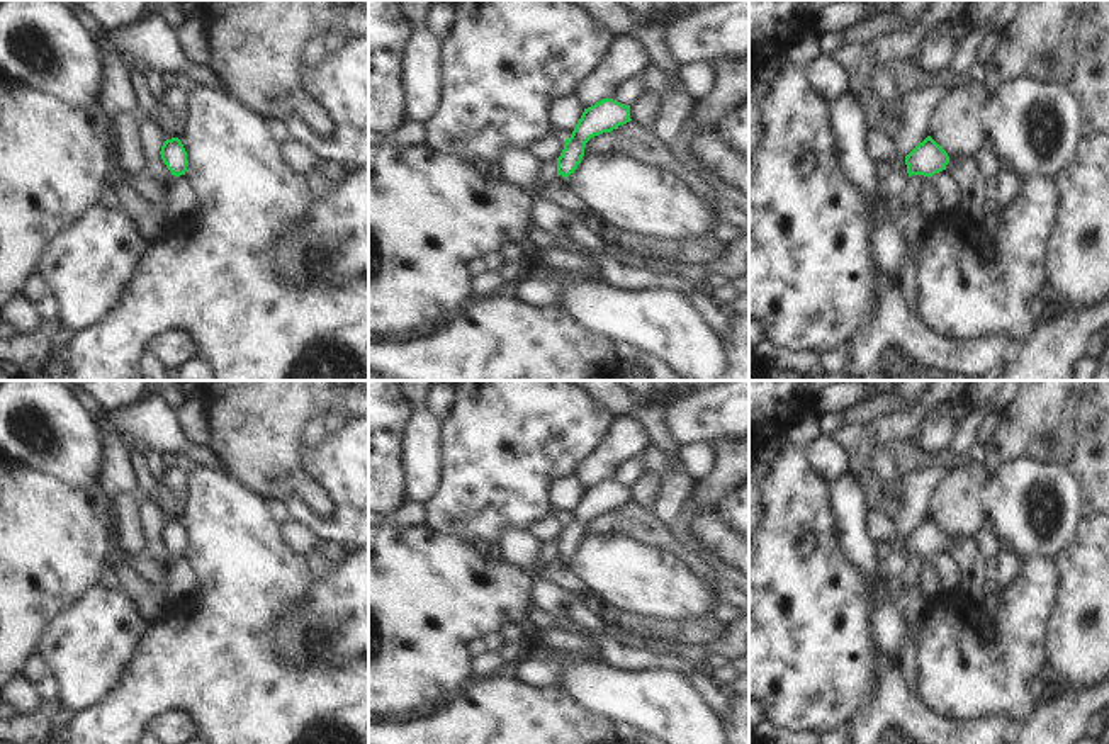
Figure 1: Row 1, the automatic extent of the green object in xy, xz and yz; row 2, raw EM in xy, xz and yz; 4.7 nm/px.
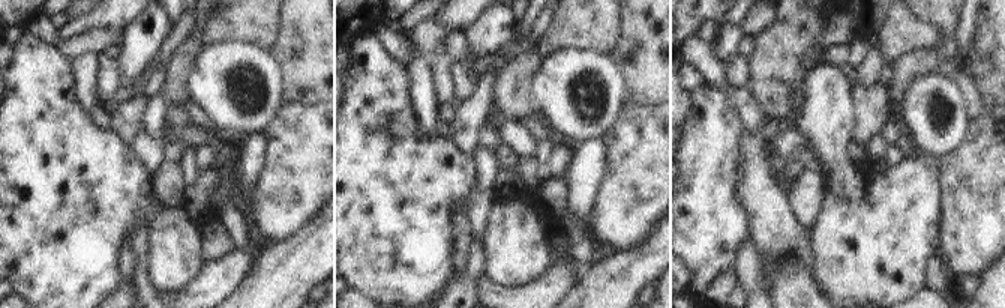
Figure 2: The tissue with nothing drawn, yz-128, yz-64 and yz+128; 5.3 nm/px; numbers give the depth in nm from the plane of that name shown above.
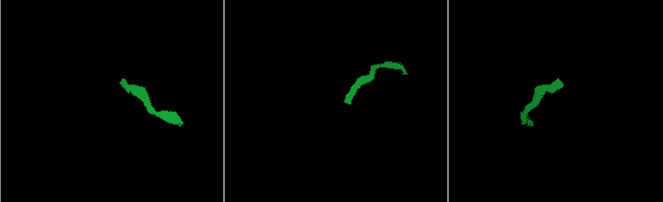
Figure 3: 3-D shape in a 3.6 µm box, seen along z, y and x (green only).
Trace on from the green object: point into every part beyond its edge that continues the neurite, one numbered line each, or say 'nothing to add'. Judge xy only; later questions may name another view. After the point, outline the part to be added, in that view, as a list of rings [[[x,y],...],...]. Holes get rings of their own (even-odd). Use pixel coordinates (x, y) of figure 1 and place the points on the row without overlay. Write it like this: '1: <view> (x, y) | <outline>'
nothing to add

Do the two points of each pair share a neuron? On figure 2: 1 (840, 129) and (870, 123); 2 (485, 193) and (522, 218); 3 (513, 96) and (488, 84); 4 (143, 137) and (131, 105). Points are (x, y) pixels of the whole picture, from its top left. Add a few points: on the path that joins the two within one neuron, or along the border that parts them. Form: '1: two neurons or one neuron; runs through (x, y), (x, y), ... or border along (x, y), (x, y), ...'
1: two neurons; border along (852, 90), (854, 140)
2: two neurons; border along (494, 196), (489, 205), (485, 233)
3: two neurons; border along (497, 74), (492, 101)
4: two neurons; border along (141, 128), (131, 144)

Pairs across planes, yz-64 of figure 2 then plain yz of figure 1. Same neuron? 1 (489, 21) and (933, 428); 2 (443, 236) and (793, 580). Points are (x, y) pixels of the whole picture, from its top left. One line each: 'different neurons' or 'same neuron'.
1: same neuron
2: same neuron

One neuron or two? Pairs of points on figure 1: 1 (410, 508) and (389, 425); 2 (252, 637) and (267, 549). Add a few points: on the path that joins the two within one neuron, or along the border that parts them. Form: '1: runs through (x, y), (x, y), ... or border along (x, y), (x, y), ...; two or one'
1: border along (405, 498), (389, 518); two
2: runs through (252, 615), (252, 571); one

